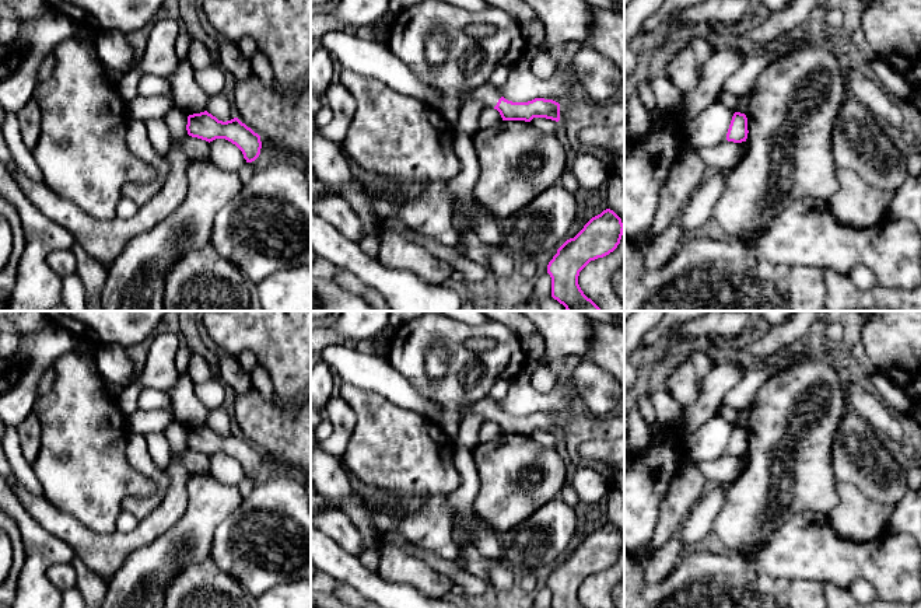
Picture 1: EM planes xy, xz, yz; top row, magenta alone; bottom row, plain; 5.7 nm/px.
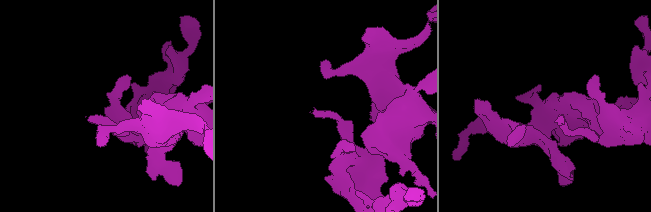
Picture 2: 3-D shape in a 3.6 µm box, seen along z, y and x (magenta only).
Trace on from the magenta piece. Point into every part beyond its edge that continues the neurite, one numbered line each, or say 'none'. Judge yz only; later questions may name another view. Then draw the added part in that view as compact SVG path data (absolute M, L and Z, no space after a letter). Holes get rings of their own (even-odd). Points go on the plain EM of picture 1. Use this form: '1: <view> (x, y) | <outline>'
none

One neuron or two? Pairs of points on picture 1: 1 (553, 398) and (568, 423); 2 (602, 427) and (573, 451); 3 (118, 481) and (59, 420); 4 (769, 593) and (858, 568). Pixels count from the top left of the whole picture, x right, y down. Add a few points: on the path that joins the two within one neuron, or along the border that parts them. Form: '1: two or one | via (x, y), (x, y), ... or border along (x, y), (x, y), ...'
1: two | border along (567, 412), (559, 416)
2: one | via (594, 427), (589, 427), (574, 443)
3: one | via (102, 465), (74, 436)
4: two | border along (781, 577), (813, 579), (822, 584)

